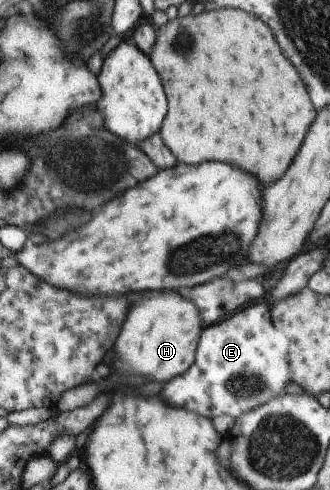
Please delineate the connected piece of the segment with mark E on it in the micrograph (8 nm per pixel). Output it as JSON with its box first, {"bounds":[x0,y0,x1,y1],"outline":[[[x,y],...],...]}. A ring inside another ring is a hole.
{"bounds":[163,303,291,417],"outline":[[[251,303],[246,305],[237,311],[234,311],[231,315],[223,317],[218,322],[215,322],[211,326],[206,326],[202,331],[201,343],[198,345],[197,359],[195,360],[195,367],[191,367],[191,371],[187,371],[187,375],[179,375],[179,379],[173,379],[171,383],[167,383],[167,387],[163,389],[163,399],[173,405],[173,407],[183,407],[183,409],[189,409],[189,411],[195,411],[199,415],[205,415],[205,417],[217,417],[218,415],[231,415],[231,417],[239,417],[246,414],[248,411],[254,410],[261,404],[271,401],[275,396],[282,396],[285,394],[285,385],[291,381],[288,374],[288,365],[286,357],[287,337],[283,330],[276,328],[270,318],[270,307],[265,303]]]}

